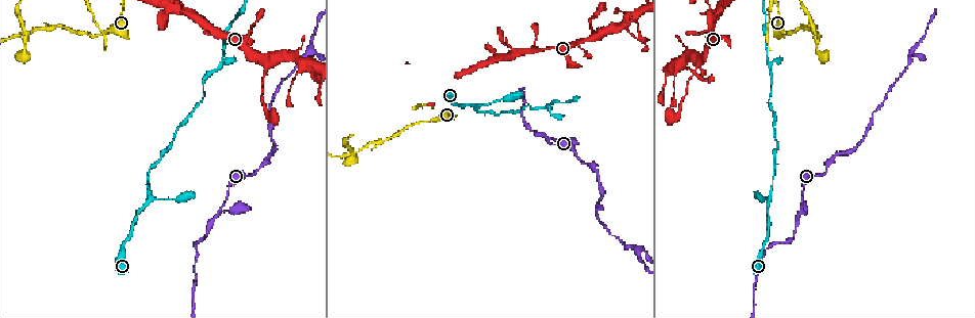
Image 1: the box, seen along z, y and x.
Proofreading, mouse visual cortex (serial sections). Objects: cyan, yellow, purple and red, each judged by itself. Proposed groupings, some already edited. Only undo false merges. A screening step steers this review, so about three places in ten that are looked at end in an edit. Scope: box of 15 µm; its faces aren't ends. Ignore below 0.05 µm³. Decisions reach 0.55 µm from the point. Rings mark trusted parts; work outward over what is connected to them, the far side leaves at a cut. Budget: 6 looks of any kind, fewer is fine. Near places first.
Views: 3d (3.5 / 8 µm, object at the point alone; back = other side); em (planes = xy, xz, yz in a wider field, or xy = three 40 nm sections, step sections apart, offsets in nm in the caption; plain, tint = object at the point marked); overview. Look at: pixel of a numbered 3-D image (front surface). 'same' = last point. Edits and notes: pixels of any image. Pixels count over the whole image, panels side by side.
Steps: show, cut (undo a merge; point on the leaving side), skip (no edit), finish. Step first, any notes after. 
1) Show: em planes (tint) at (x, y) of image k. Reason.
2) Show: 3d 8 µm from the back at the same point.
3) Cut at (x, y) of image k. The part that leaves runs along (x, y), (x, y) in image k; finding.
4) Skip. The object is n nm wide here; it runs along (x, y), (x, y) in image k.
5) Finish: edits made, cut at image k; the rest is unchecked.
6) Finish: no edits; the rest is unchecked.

Show: 3d 3.5 µm at (516, 52) of image 1. Three-way junction.

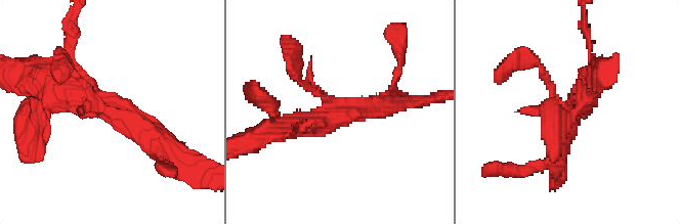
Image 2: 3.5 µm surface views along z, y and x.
Show: em xy step 5 (tint) at (569, 109) of image 2. Need the tissue.

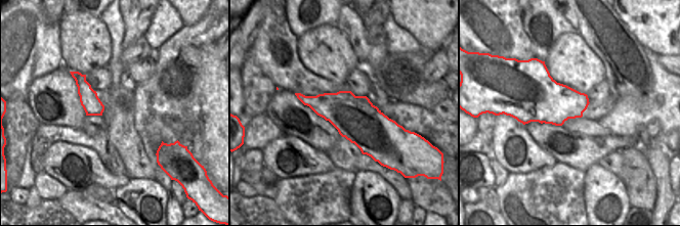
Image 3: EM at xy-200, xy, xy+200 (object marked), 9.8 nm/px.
Show: em planes (tint) at the same point.

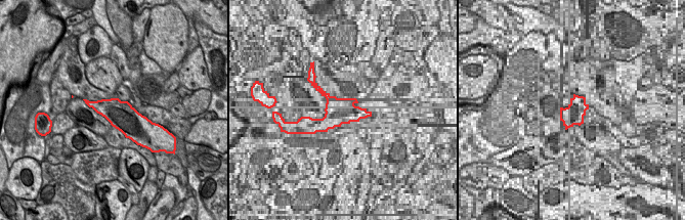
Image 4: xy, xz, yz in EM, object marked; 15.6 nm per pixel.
Skip. The object is 440 nm wide here; it runs along (165, 150), (104, 102), (51, 87) in image 2; all the same cell.

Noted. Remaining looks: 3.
Show: 3d 3.5 µm at (478, 107) of image 1. Three arms meet.

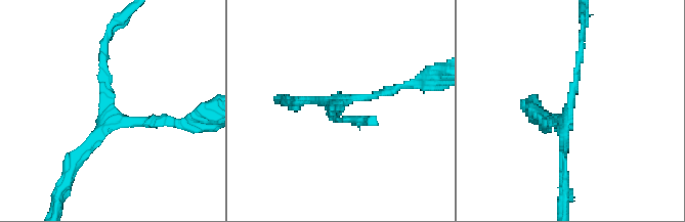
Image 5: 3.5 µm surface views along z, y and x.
Show: em planes (tint) at (566, 117) of image 5. 3 arms meet here; the arms are 100, 150, 150 nm wide.

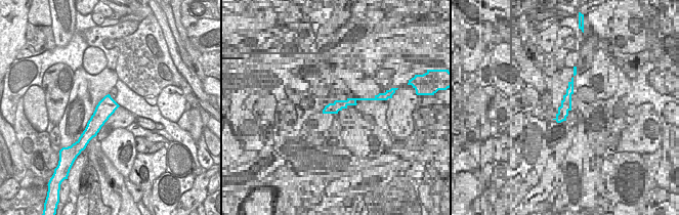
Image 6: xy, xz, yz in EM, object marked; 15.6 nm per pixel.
Skip. It runs along (69, 175), (110, 118), (103, 55) in image 5; continuous, no second cell.

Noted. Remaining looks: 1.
Finish: no edits; the rest is unchecked.

